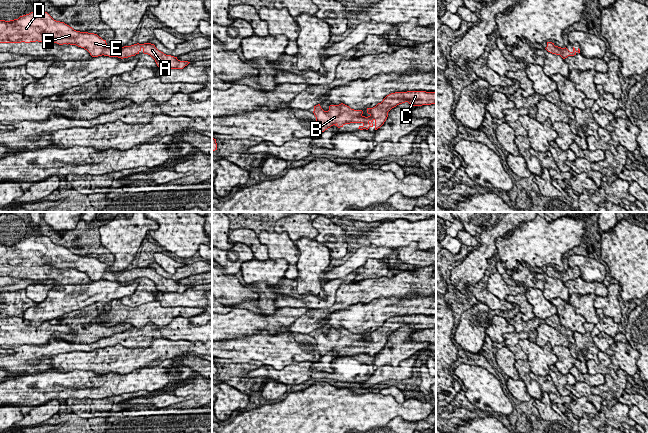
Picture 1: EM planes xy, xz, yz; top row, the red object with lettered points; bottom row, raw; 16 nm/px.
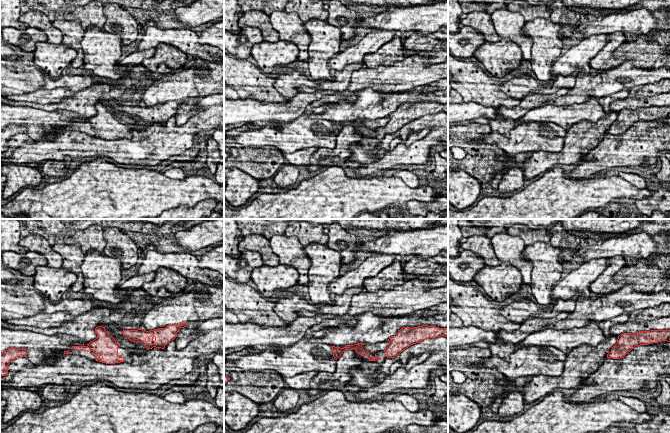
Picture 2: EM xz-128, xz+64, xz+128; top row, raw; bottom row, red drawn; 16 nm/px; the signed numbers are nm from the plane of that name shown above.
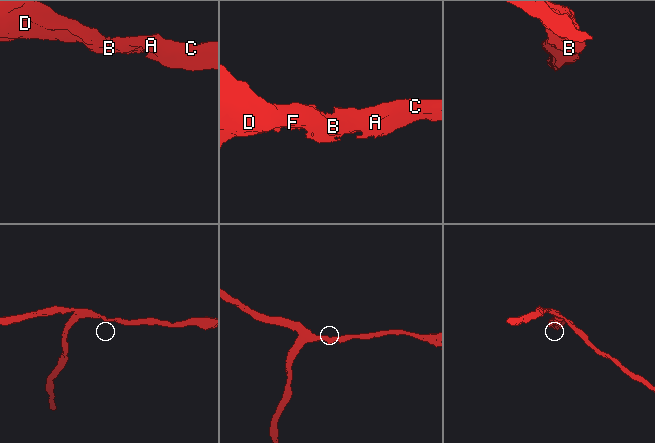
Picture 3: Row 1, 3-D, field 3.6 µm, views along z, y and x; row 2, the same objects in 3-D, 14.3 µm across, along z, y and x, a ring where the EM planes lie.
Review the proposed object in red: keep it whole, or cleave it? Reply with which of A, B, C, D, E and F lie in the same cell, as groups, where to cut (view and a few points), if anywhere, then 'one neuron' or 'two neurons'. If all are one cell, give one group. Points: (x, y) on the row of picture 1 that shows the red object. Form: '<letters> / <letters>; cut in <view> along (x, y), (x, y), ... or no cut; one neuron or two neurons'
A B C D E F; no cut; one neuron

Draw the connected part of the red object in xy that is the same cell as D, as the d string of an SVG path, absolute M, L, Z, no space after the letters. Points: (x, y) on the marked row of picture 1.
M35 11L18 19L0 20L0 43L36 41L76 45L87 50L92 57L104 55L123 59L135 56L142 50L155 60L159 68L165 69L183 69L190 63L164 54L151 43L113 48L97 34L76 31L64 22L54 20L47 12Z

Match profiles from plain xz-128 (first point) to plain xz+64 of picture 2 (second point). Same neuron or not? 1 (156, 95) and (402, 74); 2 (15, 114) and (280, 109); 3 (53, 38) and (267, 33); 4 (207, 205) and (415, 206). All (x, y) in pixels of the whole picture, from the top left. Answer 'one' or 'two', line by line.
1: two
2: two
3: one
4: one

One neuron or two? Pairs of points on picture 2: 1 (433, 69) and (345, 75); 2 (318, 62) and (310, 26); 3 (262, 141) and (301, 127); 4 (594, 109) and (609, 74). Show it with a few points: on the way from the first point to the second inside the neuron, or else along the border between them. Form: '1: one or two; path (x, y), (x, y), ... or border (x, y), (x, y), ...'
1: two; border (363, 66), (352, 72), (349, 83)
2: one; path (318, 53), (318, 35)
3: one; path (272, 137), (291, 136)
4: two; border (599, 97), (592, 96), (583, 102), (574, 103)

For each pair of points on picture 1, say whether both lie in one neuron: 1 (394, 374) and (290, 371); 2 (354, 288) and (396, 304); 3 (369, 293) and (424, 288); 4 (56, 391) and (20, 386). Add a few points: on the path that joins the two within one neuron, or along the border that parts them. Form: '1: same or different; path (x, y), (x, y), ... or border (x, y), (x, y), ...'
1: different; border (396, 367), (389, 363), (379, 366), (361, 383)
2: different; border (404, 298), (383, 297), (380, 299)
3: same; path (383, 287), (410, 287)
4: same; path (47, 390), (29, 389)

